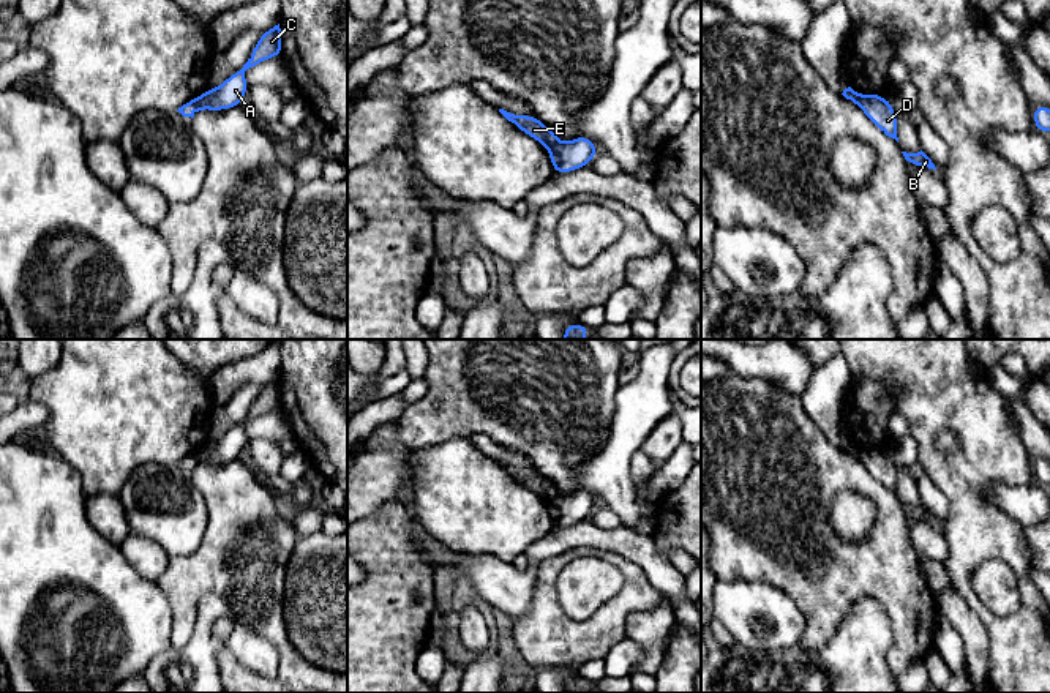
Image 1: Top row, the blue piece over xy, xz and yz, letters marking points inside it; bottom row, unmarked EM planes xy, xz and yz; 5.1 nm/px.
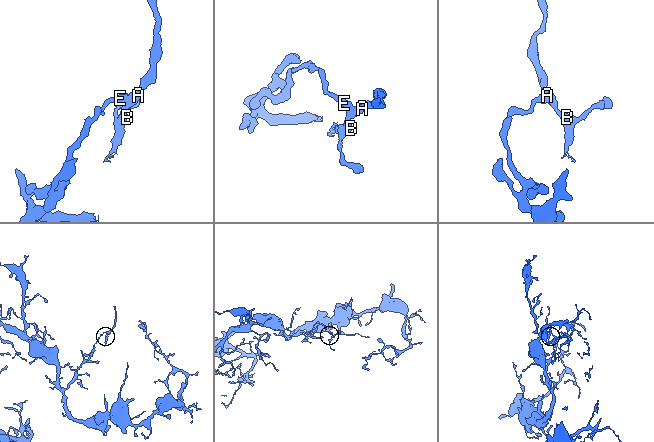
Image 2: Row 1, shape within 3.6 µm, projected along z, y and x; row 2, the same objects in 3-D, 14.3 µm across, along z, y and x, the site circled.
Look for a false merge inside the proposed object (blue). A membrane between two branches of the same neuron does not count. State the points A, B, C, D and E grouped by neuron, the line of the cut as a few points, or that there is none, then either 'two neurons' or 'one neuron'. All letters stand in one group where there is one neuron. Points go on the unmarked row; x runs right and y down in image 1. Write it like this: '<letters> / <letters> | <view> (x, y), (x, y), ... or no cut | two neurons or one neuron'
A B C D / E | xy (198, 450), (199, 461) | two neurons

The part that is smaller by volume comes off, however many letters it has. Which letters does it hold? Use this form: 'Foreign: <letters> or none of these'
Foreign: A, B, C, D

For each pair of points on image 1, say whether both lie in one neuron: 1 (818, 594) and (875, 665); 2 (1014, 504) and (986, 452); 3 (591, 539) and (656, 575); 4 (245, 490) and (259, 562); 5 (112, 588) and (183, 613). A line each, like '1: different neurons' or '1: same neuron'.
1: different neurons
2: different neurons
3: same neuron
4: same neuron
5: different neurons

